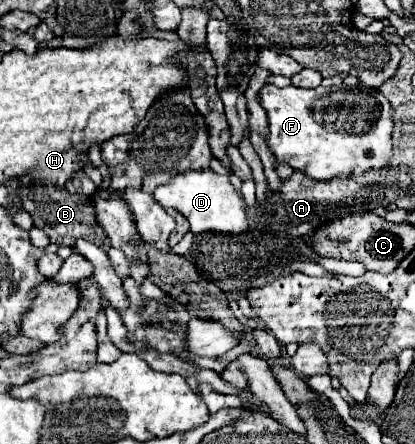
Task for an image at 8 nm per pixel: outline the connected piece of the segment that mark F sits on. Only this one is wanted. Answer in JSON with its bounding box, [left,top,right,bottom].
[259,84,393,180]

